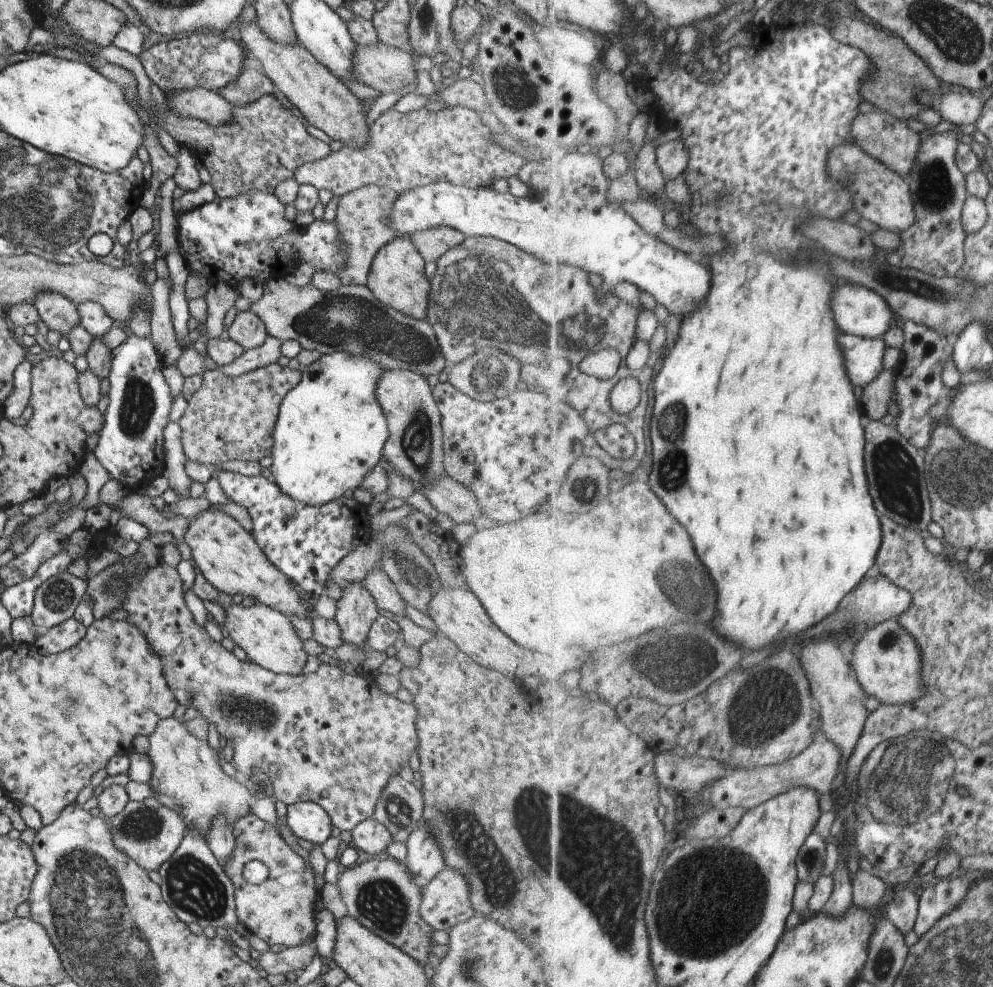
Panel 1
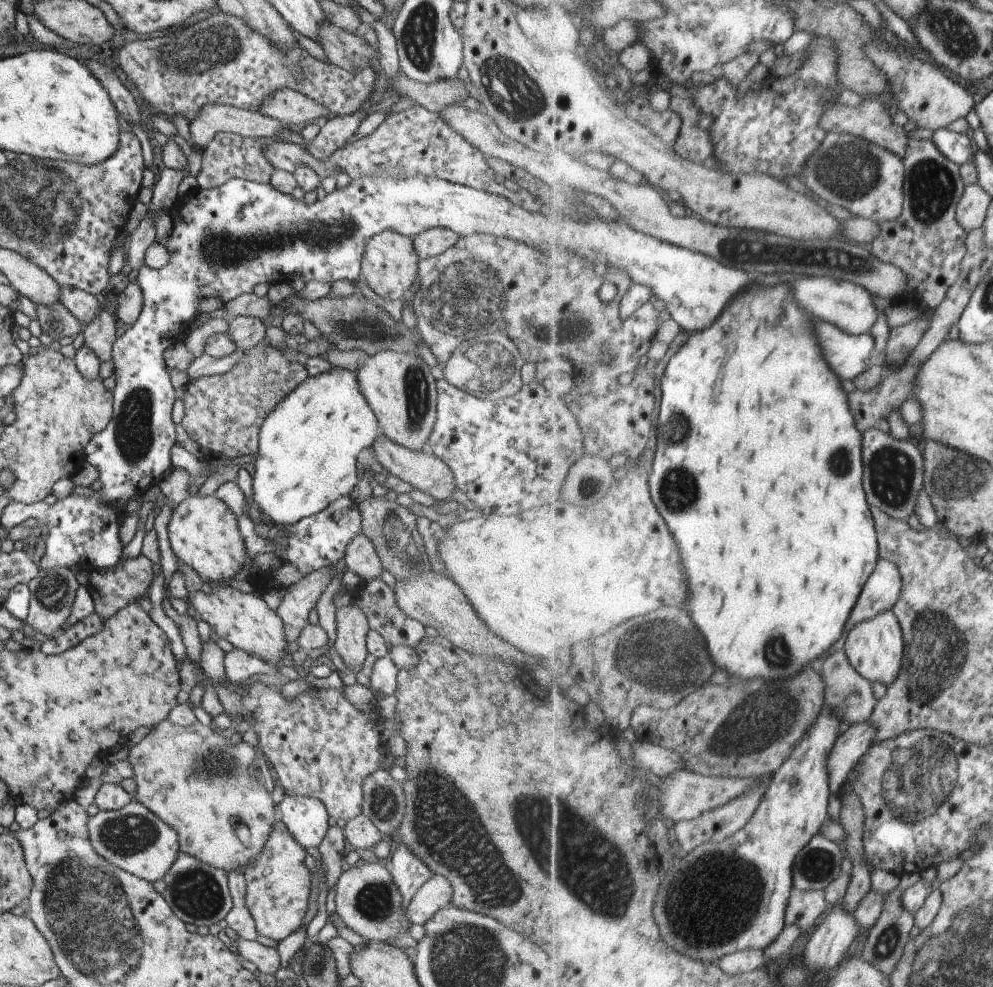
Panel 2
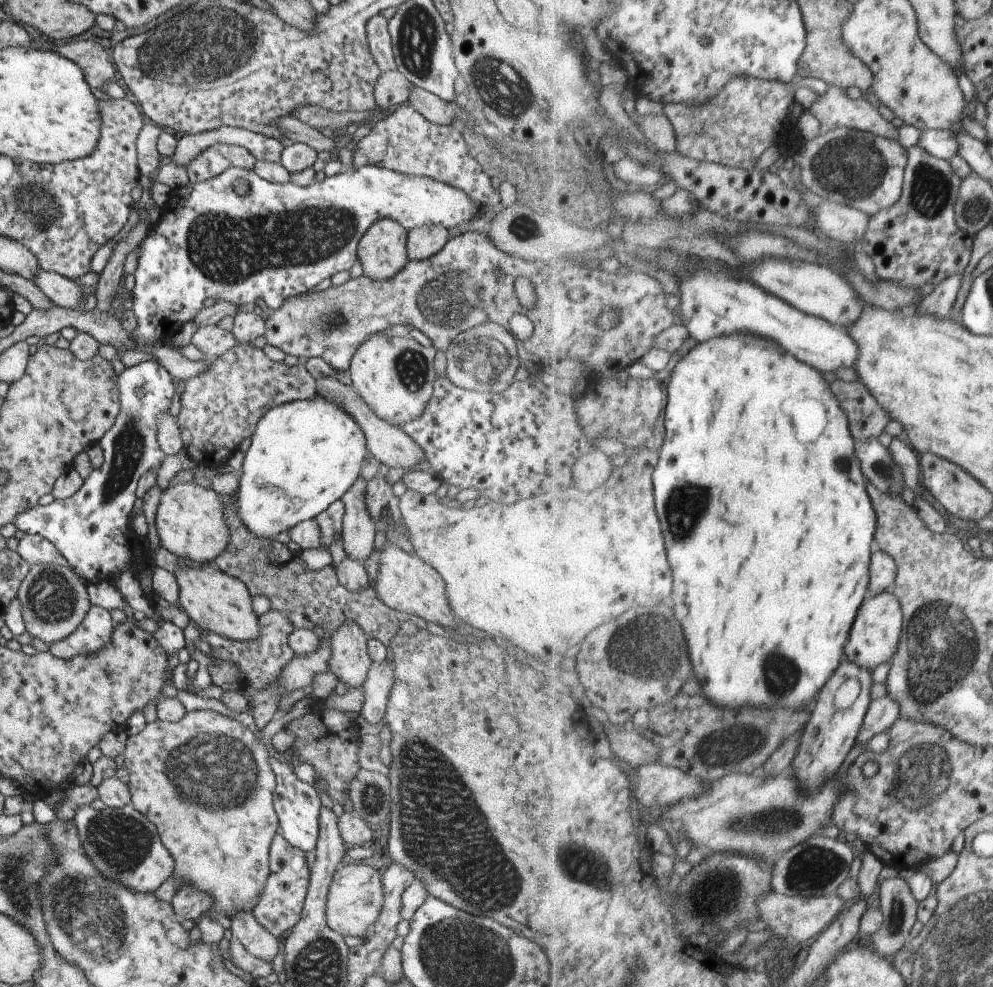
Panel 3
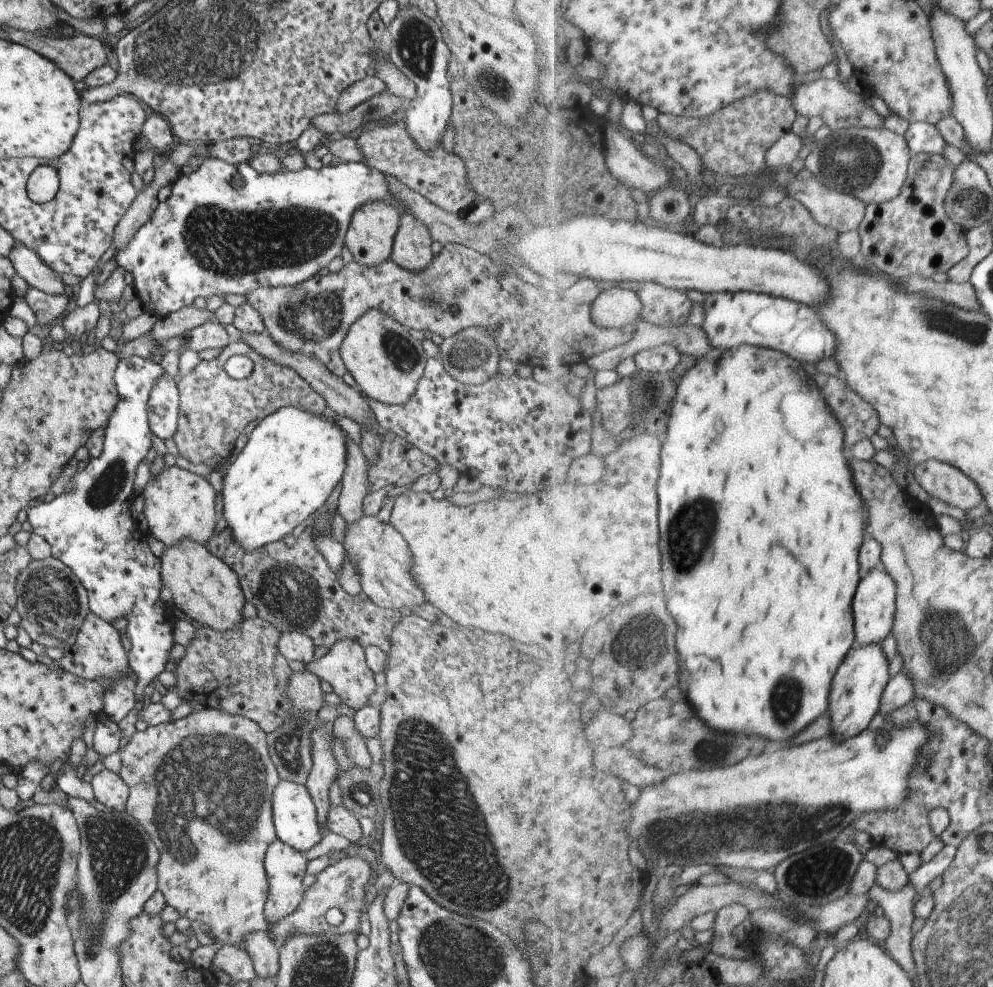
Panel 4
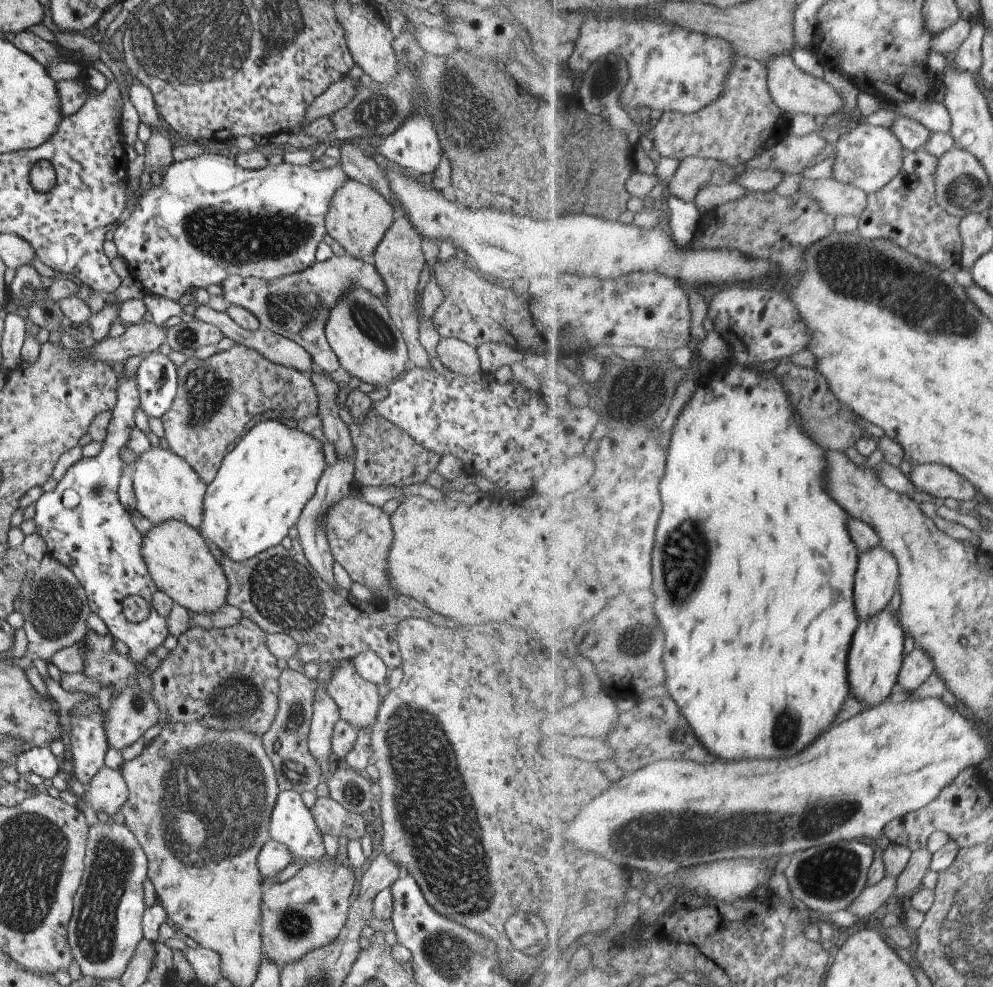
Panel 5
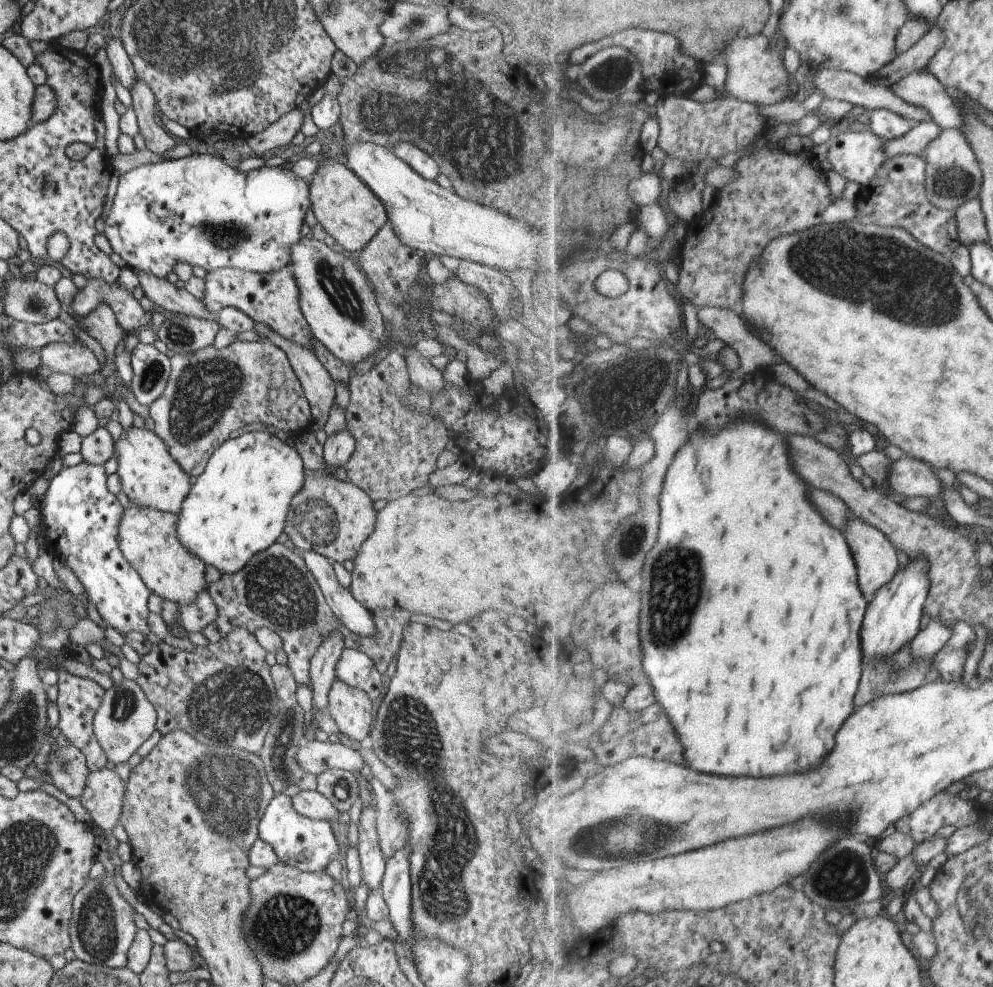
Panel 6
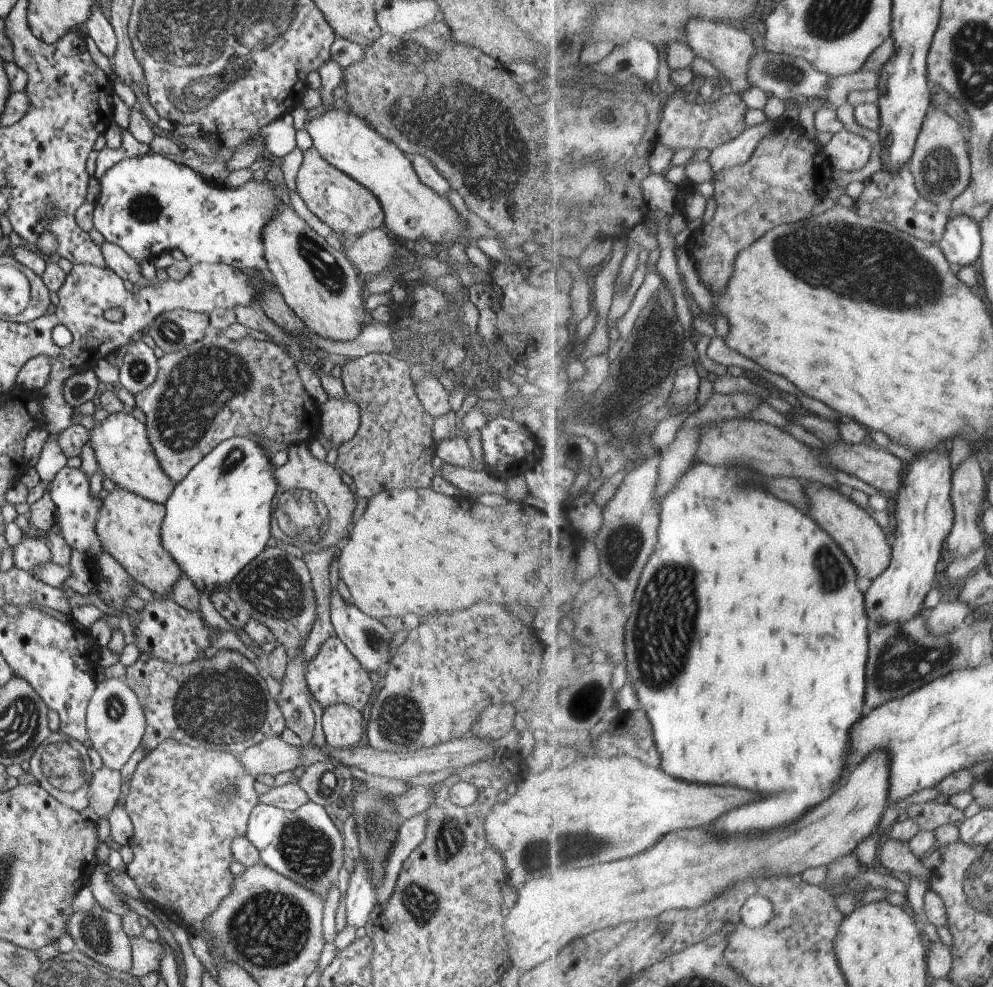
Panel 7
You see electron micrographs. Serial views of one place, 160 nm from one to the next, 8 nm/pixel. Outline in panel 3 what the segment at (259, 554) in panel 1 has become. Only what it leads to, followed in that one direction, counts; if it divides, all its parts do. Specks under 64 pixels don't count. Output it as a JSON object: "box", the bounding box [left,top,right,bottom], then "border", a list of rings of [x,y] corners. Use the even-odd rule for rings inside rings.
{"box":[155,481,229,564],"border":[[[192,481],[167,487],[162,493],[157,510],[155,513],[155,526],[160,545],[172,552],[180,561],[189,564],[203,563],[212,564],[217,555],[227,546],[229,542],[229,533],[224,521],[223,505],[218,496],[218,490],[214,487],[201,487]]]}

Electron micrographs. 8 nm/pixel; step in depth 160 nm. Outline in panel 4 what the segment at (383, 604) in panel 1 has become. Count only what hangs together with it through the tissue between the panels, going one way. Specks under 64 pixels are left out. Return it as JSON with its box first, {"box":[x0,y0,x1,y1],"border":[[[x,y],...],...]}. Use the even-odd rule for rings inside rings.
{"box":[337,439,368,525],"border":[[[346,439],[346,465],[337,499],[337,513],[347,525],[354,523],[363,512],[361,500],[368,494],[368,464],[359,446]]]}

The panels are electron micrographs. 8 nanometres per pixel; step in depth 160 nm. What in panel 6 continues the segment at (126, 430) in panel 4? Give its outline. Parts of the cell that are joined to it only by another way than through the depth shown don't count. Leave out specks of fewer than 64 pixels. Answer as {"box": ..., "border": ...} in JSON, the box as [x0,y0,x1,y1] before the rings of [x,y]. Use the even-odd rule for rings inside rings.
{"box":[40,461,150,637],"border":[[[82,461],[77,466],[61,468],[50,480],[47,491],[40,502],[40,528],[43,530],[44,541],[47,547],[55,554],[65,560],[71,572],[77,577],[83,587],[84,595],[91,601],[97,613],[107,627],[112,628],[121,635],[128,632],[141,633],[143,637],[149,634],[147,627],[148,609],[146,606],[150,591],[140,580],[137,572],[131,568],[125,558],[121,555],[117,536],[118,525],[124,509],[117,501],[115,495],[110,494],[106,488],[107,476],[103,465],[88,464]]]}

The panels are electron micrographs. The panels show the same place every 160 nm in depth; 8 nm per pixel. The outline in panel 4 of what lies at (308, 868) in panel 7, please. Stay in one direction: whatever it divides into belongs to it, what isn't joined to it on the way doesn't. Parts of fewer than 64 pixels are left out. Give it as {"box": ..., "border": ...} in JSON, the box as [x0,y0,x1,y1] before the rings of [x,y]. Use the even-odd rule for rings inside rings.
{"box":[270,779,322,852],"border":[[[278,779],[270,794],[272,823],[277,839],[297,852],[305,852],[317,844],[322,836],[316,823],[316,808],[304,785]]]}

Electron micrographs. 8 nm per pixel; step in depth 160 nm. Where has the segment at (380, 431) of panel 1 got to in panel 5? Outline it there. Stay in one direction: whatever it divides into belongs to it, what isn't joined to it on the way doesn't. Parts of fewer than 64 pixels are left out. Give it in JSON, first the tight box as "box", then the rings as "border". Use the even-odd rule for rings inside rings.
{"box":[195,421,325,562],"border":[[[277,421],[258,422],[221,458],[215,477],[205,485],[201,524],[197,524],[195,530],[205,542],[213,543],[231,562],[245,562],[259,552],[280,545],[282,538],[297,518],[300,518],[301,510],[313,496],[315,484],[325,466],[321,443],[308,435],[308,432],[285,428],[285,425],[277,424]]]}

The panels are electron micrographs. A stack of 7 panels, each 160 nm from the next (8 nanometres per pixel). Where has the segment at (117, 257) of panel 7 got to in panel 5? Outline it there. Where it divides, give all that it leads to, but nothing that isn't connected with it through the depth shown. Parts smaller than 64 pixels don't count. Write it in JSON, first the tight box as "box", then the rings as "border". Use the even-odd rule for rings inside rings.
{"box":[193,303,316,373],"border":[[[194,303],[194,312],[193,316],[195,319],[211,324],[218,328],[221,332],[223,339],[233,340],[235,345],[242,345],[246,348],[251,348],[256,352],[259,352],[263,358],[267,358],[273,364],[281,364],[281,366],[287,366],[287,368],[293,368],[293,370],[299,370],[299,372],[307,373],[309,370],[316,370],[309,358],[309,354],[302,350],[295,342],[288,340],[286,337],[278,336],[269,330],[263,329],[262,327],[257,328],[256,330],[243,330],[241,326],[237,326],[229,316],[225,313],[215,312],[211,308],[208,308],[205,305],[200,305]]]}

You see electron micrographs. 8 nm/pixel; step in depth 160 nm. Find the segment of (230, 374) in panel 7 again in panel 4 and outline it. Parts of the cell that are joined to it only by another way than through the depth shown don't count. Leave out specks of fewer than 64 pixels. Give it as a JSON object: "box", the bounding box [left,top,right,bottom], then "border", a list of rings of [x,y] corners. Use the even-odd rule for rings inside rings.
{"box":[172,341,328,470],"border":[[[230,341],[221,352],[210,361],[199,361],[176,385],[178,390],[178,413],[176,433],[172,440],[179,454],[193,464],[206,464],[213,470],[223,464],[233,454],[235,442],[242,438],[243,430],[249,422],[259,420],[284,406],[294,406],[305,412],[319,415],[328,412],[325,401],[291,367],[277,364],[241,341]],[[234,354],[245,355],[253,363],[252,370],[244,379],[233,379],[223,369],[225,360]]]}

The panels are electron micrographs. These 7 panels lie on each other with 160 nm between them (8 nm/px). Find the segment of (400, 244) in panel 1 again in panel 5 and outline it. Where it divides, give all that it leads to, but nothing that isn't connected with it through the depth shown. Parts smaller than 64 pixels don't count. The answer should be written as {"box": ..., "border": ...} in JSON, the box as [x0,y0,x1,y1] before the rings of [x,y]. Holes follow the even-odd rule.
{"box":[323,178,395,261],"border":[[[347,178],[347,182],[339,186],[331,196],[323,226],[325,226],[327,235],[337,242],[348,255],[369,261],[375,246],[379,244],[381,236],[391,226],[395,217],[395,211],[381,194],[365,184],[359,184]]]}

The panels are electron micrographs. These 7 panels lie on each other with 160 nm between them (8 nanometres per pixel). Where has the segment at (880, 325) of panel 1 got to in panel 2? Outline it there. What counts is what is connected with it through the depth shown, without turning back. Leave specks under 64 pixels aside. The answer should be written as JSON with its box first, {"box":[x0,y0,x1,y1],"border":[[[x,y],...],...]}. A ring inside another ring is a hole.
{"box":[793,277,879,335],"border":[[[832,277],[801,278],[793,284],[797,300],[805,304],[805,310],[815,319],[839,326],[843,332],[853,335],[869,333],[879,320],[879,310],[873,302],[873,295],[859,284]]]}

